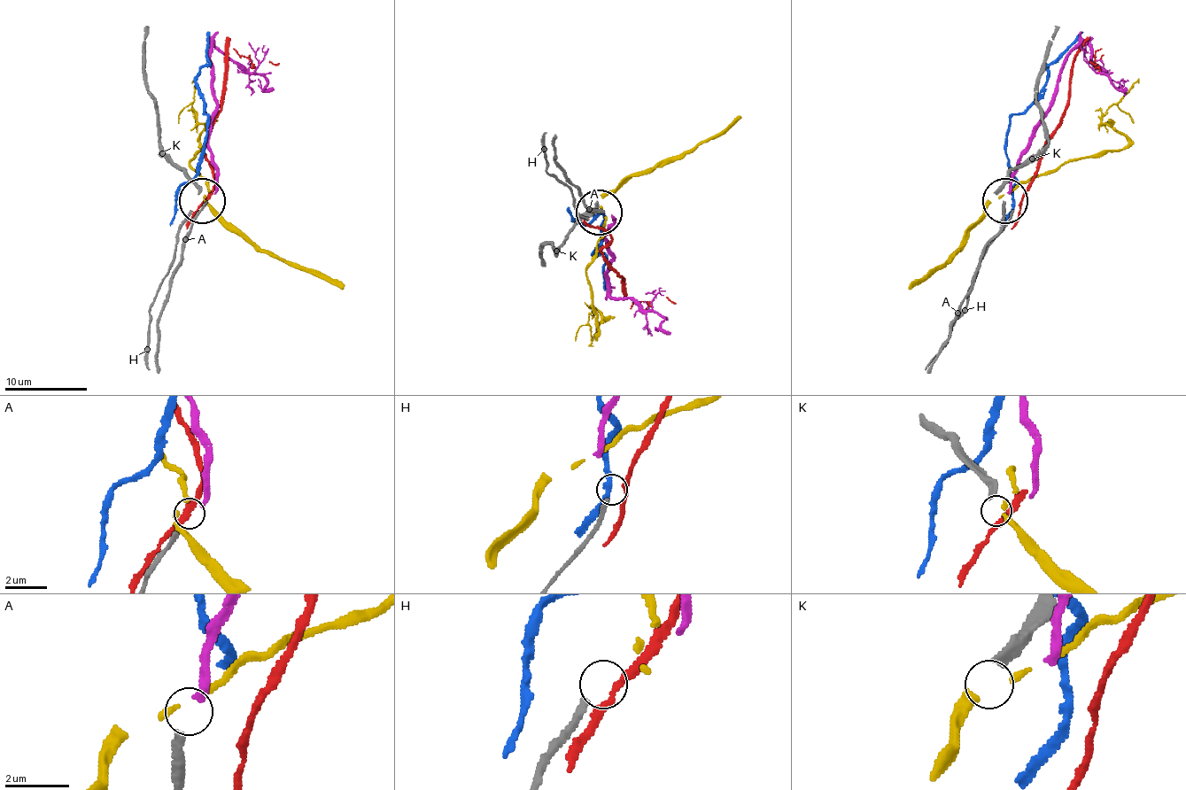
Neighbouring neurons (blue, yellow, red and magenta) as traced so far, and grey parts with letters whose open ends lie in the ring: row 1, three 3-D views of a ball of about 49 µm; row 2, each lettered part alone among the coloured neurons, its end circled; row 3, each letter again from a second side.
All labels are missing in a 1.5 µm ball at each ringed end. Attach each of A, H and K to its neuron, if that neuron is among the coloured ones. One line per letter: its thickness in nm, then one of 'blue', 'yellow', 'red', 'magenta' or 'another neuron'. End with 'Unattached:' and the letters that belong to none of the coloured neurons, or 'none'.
A: 240 nm | magenta
H: 220 nm | another neuron
K: 300 nm | yellow
Unattached: H

